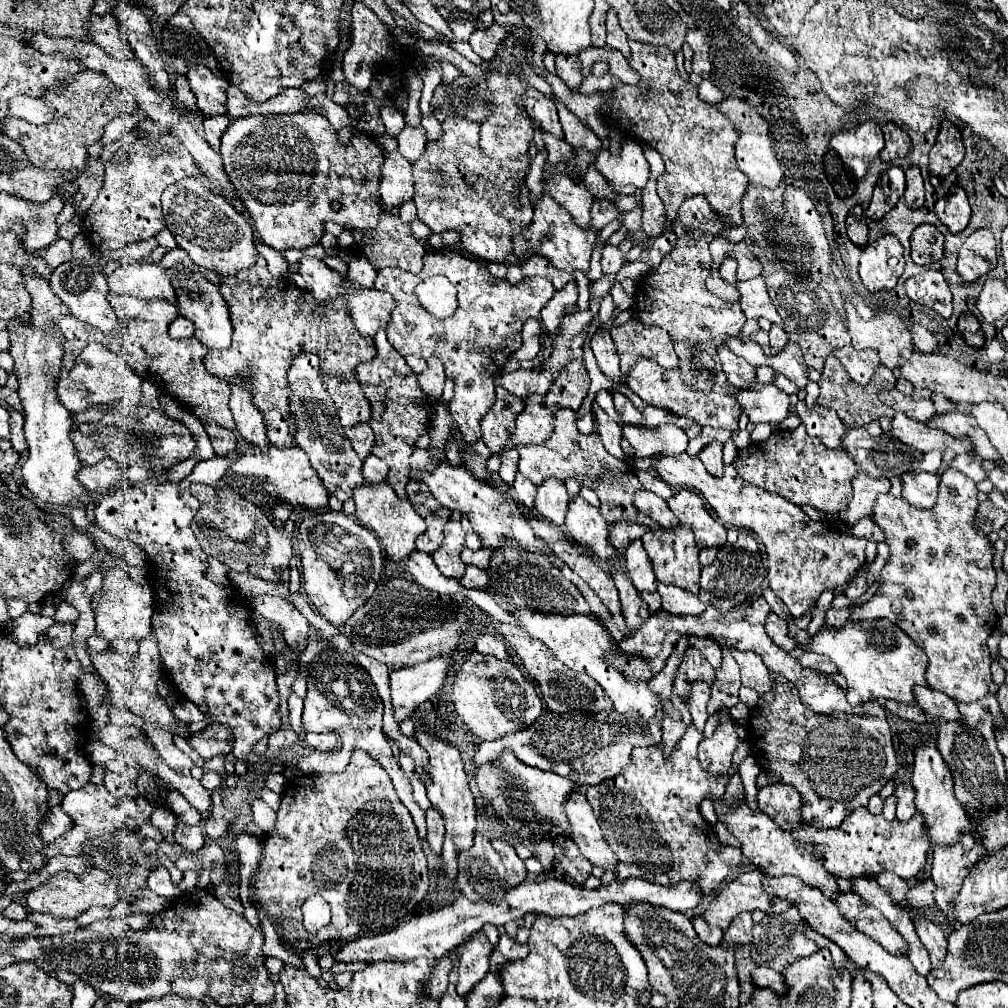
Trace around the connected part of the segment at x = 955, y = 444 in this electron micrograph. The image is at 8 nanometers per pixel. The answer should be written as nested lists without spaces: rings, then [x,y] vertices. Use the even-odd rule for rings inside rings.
[[[898,412],[892,420],[892,430],[894,436],[898,436],[900,442],[916,448],[920,454],[926,454],[930,450],[956,450],[956,454],[974,454],[970,440],[964,438],[954,438],[942,430],[928,428],[922,422],[910,420],[906,414]]]

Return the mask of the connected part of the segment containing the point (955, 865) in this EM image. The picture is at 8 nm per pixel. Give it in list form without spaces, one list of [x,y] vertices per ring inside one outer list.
[[[982,842],[970,852],[966,852],[960,844],[954,848],[942,848],[934,846],[934,862],[932,862],[932,880],[936,884],[934,898],[942,914],[948,918],[948,922],[954,922],[954,916],[950,916],[950,900],[958,896],[962,880],[968,876],[968,872],[974,870],[974,864],[982,860],[986,854],[986,848],[982,848]]]

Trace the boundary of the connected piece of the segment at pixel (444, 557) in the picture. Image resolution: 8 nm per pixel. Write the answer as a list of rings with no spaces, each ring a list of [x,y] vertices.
[[[444,540],[442,548],[438,552],[432,554],[436,566],[440,568],[440,572],[446,576],[446,578],[456,578],[460,580],[464,576],[464,562],[460,558],[460,552],[462,552],[464,544],[462,540]]]

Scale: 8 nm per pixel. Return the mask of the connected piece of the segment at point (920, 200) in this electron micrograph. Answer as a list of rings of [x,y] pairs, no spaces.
[[[916,166],[906,170],[906,204],[912,210],[918,210],[924,204],[924,182],[920,176],[920,170]]]

